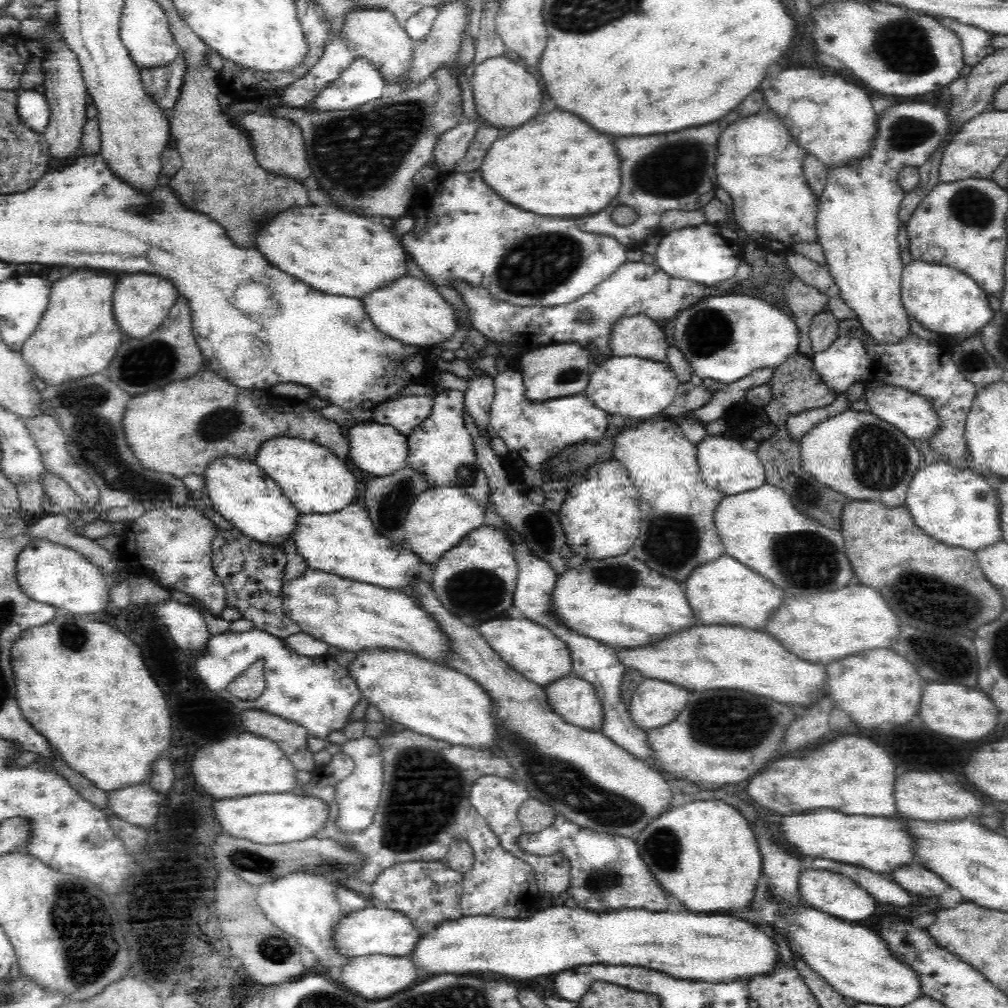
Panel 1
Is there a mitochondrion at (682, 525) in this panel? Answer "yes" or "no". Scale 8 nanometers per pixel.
yes

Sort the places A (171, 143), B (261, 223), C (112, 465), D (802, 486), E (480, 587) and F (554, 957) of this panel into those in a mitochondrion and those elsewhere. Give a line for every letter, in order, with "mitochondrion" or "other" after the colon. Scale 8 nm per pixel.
A: other
B: other
C: mitochondrion
D: other
E: mitochondrion
F: other

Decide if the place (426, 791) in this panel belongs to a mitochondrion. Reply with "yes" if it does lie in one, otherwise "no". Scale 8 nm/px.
yes

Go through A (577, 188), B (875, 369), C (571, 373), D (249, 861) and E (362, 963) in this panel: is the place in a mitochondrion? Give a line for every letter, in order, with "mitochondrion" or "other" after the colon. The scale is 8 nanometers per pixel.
A: other
B: other
C: mitochondrion
D: mitochondrion
E: other

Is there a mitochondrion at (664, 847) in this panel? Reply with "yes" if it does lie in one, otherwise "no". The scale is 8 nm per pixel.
yes

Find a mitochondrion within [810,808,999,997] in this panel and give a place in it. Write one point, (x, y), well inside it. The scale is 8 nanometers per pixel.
(908, 950)

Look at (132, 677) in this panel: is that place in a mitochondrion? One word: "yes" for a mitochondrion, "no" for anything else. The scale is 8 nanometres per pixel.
no

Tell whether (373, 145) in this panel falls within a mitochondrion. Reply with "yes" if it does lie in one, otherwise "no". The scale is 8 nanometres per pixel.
yes

